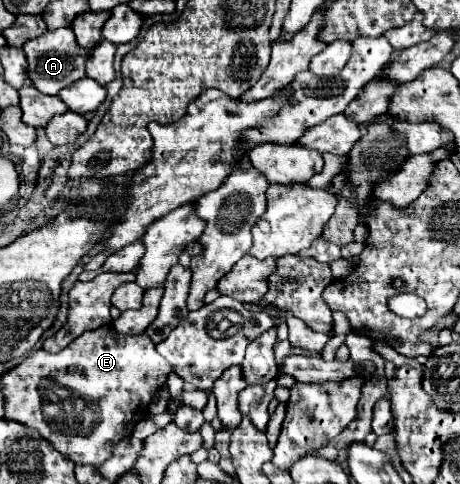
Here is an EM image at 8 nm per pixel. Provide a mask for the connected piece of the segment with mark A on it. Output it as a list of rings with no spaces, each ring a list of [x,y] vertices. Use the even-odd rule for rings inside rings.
[[[60,28],[54,32],[46,30],[42,36],[28,40],[22,50],[28,56],[28,76],[34,84],[34,88],[42,94],[58,94],[62,88],[66,88],[72,82],[82,80],[86,76],[84,64],[90,54],[84,48],[78,48],[72,28]]]

